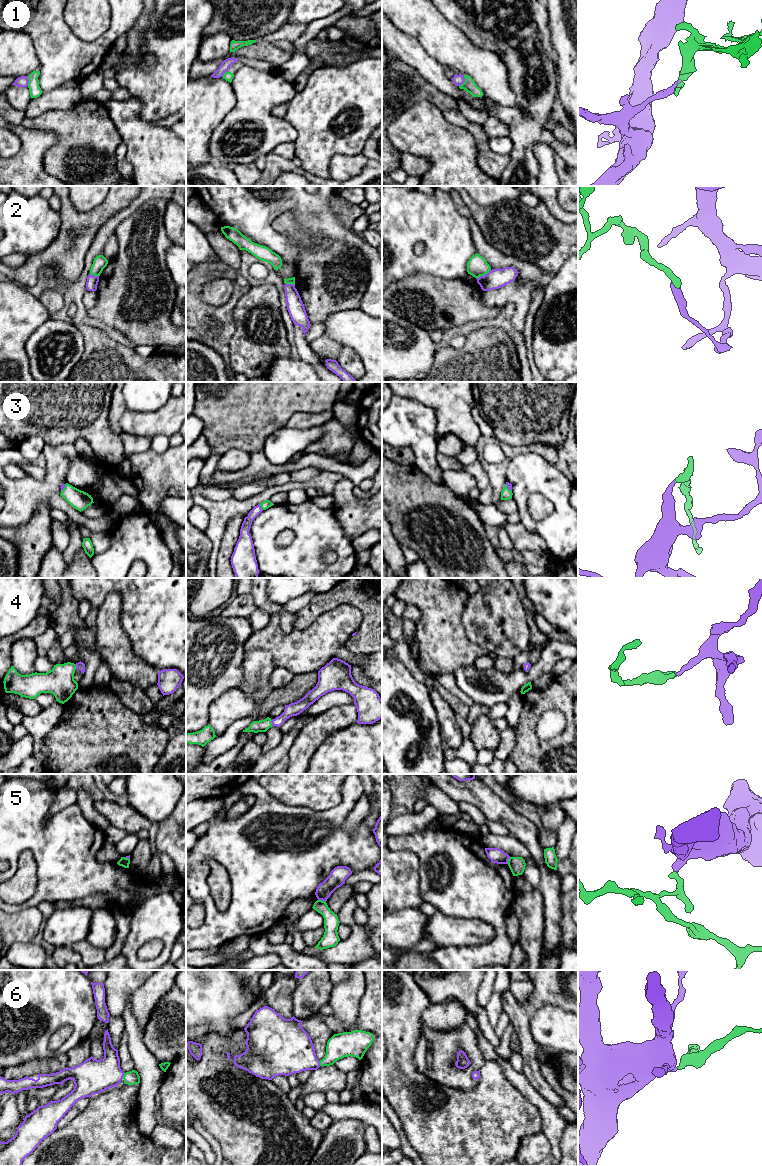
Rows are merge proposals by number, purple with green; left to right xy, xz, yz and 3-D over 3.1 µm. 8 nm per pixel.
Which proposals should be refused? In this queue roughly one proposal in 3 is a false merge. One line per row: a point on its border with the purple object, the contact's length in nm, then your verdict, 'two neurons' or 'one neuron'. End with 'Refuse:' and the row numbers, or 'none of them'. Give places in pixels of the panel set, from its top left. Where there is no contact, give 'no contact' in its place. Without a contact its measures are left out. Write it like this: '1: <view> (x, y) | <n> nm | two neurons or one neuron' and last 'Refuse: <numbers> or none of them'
1: yz (464, 81) | 100 nm | two neurons
2: yz (484, 275) | 140 nm | two neurons
3: xz (260, 507) | 60 nm | one neuron
4: xz (271, 722) | 50 nm | one neuron
5: xz (322, 900) | 70 nm | two neurons
6: xy (123, 1075) | 50 nm | one neuron
Refuse: 1, 2, 5

